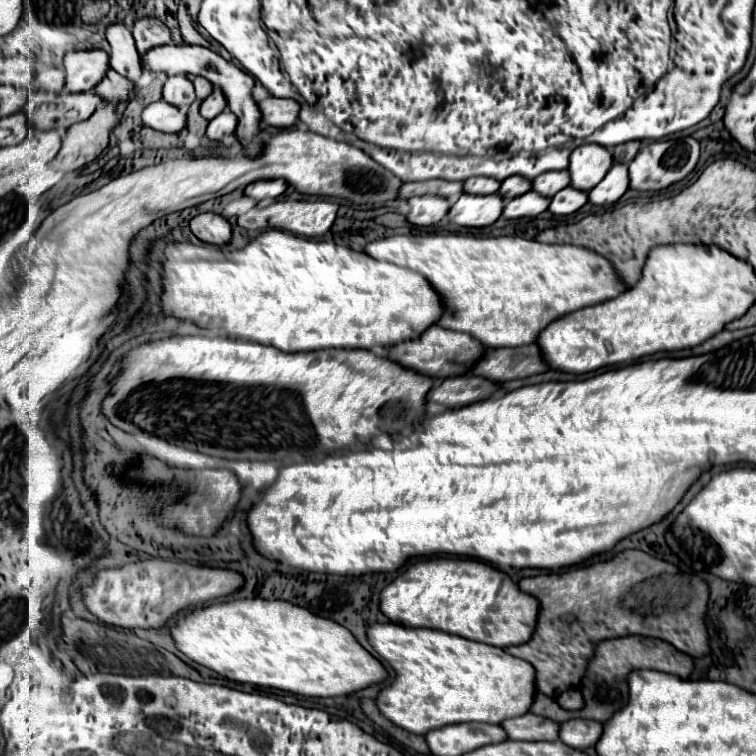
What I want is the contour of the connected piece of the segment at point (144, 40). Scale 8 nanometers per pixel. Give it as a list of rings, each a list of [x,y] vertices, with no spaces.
[[[142,18],[134,24],[132,28],[132,36],[136,40],[136,48],[142,54],[146,54],[146,50],[152,50],[154,46],[162,46],[162,44],[170,44],[170,32],[168,28],[156,20],[156,18]]]

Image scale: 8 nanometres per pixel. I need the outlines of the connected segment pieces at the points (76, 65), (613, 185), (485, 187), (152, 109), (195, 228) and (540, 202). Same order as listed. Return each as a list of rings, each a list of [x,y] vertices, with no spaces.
[[[84,50],[68,52],[64,56],[66,92],[86,92],[92,90],[104,76],[108,68],[108,54],[104,50]]]
[[[614,164],[608,174],[588,192],[592,204],[604,206],[616,202],[628,190],[628,168],[624,164]]]
[[[476,176],[476,178],[468,178],[464,180],[464,192],[468,194],[494,194],[500,186],[498,180],[494,178],[486,178],[486,176]]]
[[[164,100],[152,102],[142,110],[142,124],[160,132],[180,132],[186,126],[186,116]]]
[[[202,212],[202,214],[194,216],[190,220],[190,230],[202,242],[210,242],[210,244],[218,244],[218,246],[226,244],[232,236],[228,220],[216,212]]]
[[[528,190],[526,194],[510,200],[502,212],[502,216],[506,219],[524,218],[524,216],[538,216],[540,212],[544,212],[550,204],[550,198],[540,196],[534,190]]]

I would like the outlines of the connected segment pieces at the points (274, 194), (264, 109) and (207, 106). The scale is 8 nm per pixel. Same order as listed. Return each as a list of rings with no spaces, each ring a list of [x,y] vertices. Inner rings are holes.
[[[262,180],[262,182],[252,182],[250,186],[246,186],[244,194],[260,202],[264,198],[278,198],[286,188],[288,184],[284,180]]]
[[[270,96],[266,100],[260,100],[258,108],[260,108],[262,120],[266,120],[266,124],[276,126],[276,128],[288,128],[296,122],[300,104],[296,100]]]
[[[214,88],[212,94],[202,102],[200,114],[202,114],[202,118],[212,120],[212,118],[216,118],[224,108],[226,108],[226,98],[224,98],[224,94],[222,94],[218,88]]]

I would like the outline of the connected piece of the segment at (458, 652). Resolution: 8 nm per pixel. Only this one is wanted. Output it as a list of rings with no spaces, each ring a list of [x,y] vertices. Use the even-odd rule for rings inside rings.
[[[372,624],[368,626],[368,632],[366,632],[366,638],[370,642],[370,646],[374,648],[376,656],[380,660],[384,660],[392,670],[394,670],[394,680],[388,682],[376,696],[376,708],[380,710],[382,716],[386,716],[392,724],[412,732],[412,734],[426,734],[434,728],[442,728],[442,726],[448,726],[448,724],[460,724],[460,722],[488,722],[488,724],[500,724],[504,718],[514,718],[514,716],[522,716],[528,712],[530,704],[532,704],[532,698],[534,698],[534,668],[520,660],[520,658],[514,658],[510,654],[506,654],[502,648],[496,648],[496,646],[490,646],[490,644],[480,644],[480,642],[472,642],[472,640],[466,640],[466,638],[460,638],[460,636],[452,636],[452,634],[446,634],[446,632],[440,632],[440,630],[430,630],[430,628],[404,628],[404,626],[398,626],[398,624]]]

